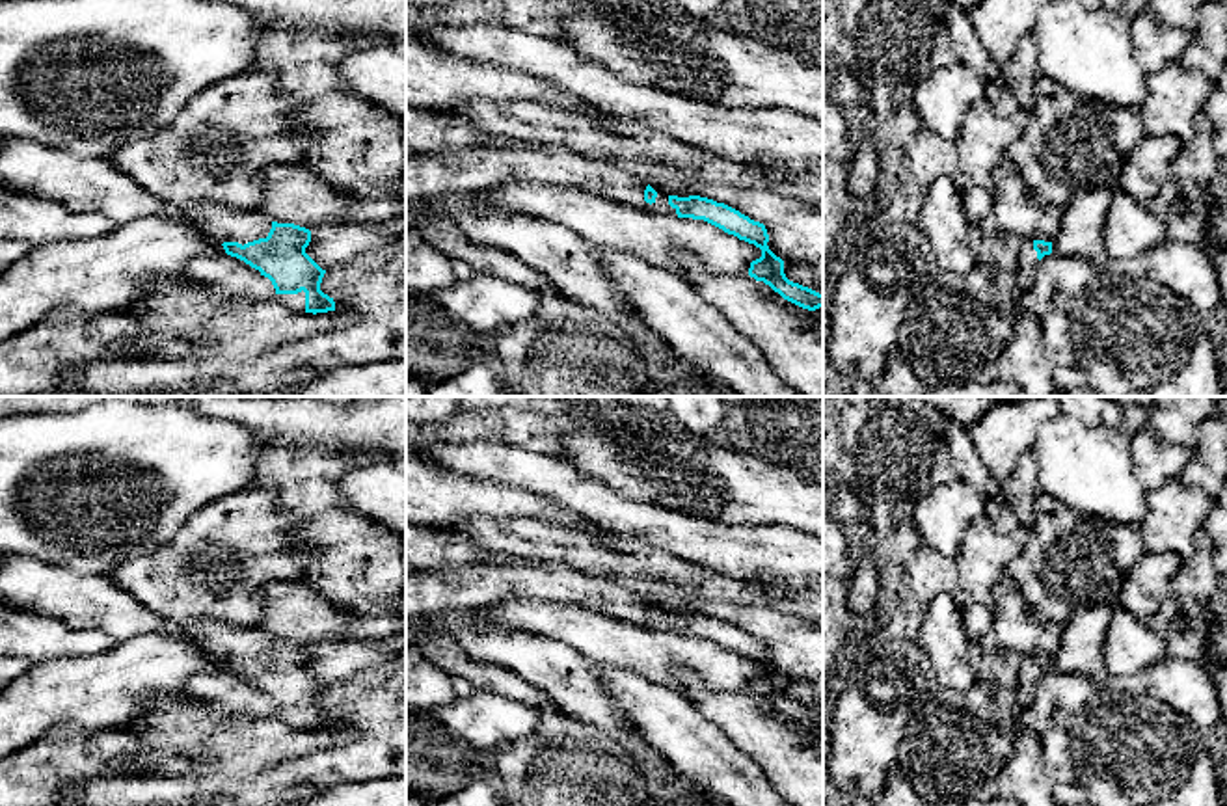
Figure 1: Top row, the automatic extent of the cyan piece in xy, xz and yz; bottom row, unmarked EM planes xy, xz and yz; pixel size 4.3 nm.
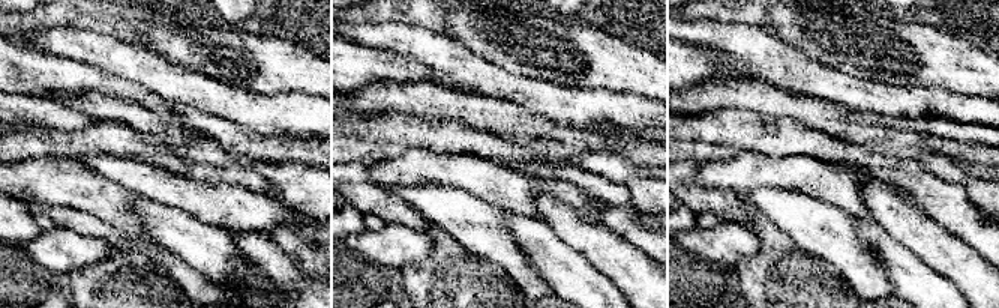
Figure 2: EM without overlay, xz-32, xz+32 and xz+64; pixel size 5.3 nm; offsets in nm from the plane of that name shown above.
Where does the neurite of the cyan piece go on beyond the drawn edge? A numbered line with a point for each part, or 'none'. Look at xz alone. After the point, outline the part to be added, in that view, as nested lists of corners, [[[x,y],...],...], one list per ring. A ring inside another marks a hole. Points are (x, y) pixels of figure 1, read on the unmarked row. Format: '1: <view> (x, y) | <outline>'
1: xz (451, 587) | [[[512,558],[506,564],[469,562],[443,564],[428,570],[410,568],[406,564],[406,616],[484,611],[510,598],[592,607],[598,612],[613,614],[624,622],[678,633],[676,625],[668,622],[668,612],[665,611],[657,611],[652,622],[644,618],[648,596],[637,586],[613,577],[583,573],[562,560]]]

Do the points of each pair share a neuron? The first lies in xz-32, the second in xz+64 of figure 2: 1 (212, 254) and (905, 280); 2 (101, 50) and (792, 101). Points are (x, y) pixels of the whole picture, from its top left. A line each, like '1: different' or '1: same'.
1: same
2: different

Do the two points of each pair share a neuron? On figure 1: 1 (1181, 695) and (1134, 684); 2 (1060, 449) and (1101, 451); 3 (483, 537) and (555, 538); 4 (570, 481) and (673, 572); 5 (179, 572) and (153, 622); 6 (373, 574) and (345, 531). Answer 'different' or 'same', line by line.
1: same
2: same
3: same
4: different
5: different
6: same

